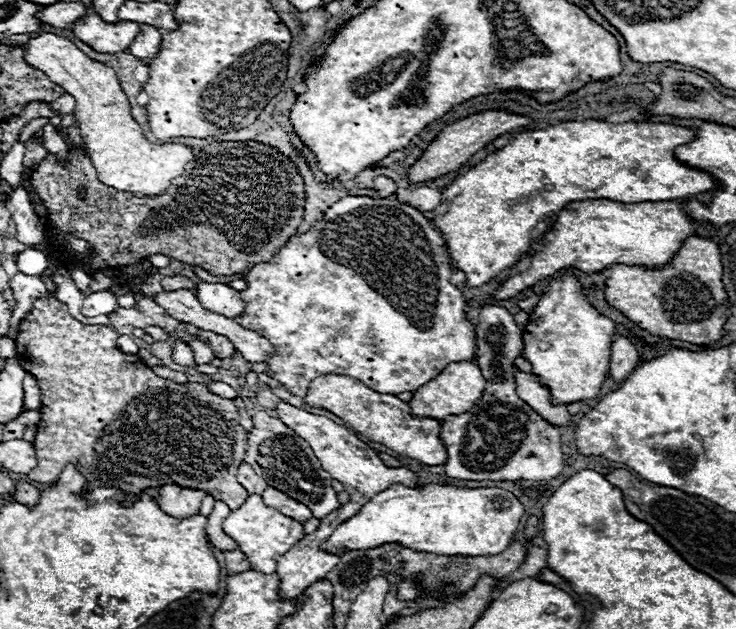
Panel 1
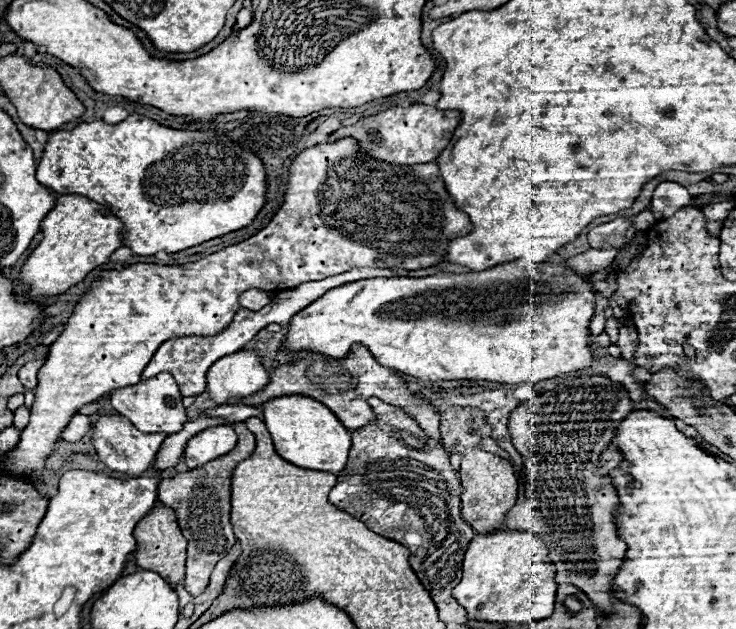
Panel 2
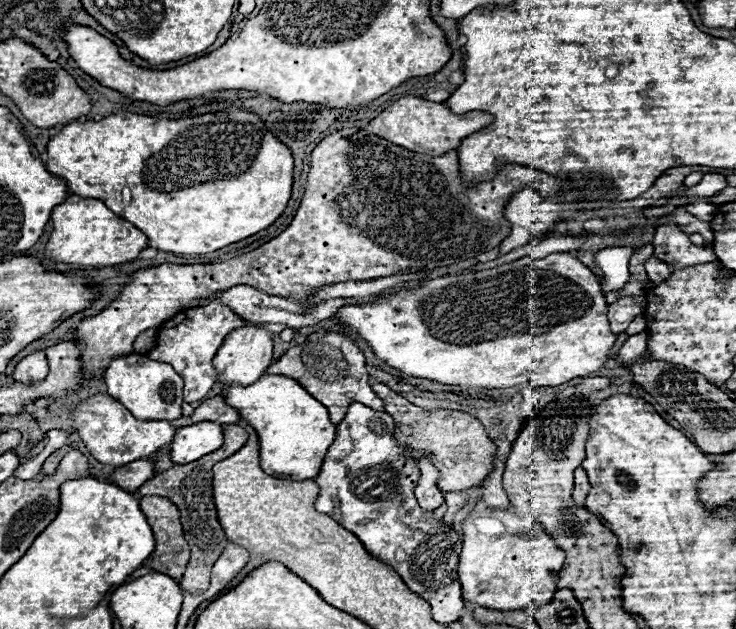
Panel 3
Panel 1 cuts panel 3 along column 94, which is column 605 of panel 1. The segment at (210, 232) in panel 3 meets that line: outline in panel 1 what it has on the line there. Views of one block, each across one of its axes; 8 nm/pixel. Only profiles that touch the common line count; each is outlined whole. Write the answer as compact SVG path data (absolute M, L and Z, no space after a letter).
M602 120L562 122L546 130L520 132L502 150L486 156L484 162L458 176L442 190L444 202L434 210L434 226L442 232L454 266L466 274L470 288L482 286L502 270L514 266L520 256L528 254L534 240L542 238L556 222L558 212L568 202L580 200L614 200L614 202L662 202L692 198L698 192L714 190L716 178L704 170L694 170L676 160L674 148L696 138L690 128L664 122L624 122L610 124Z

